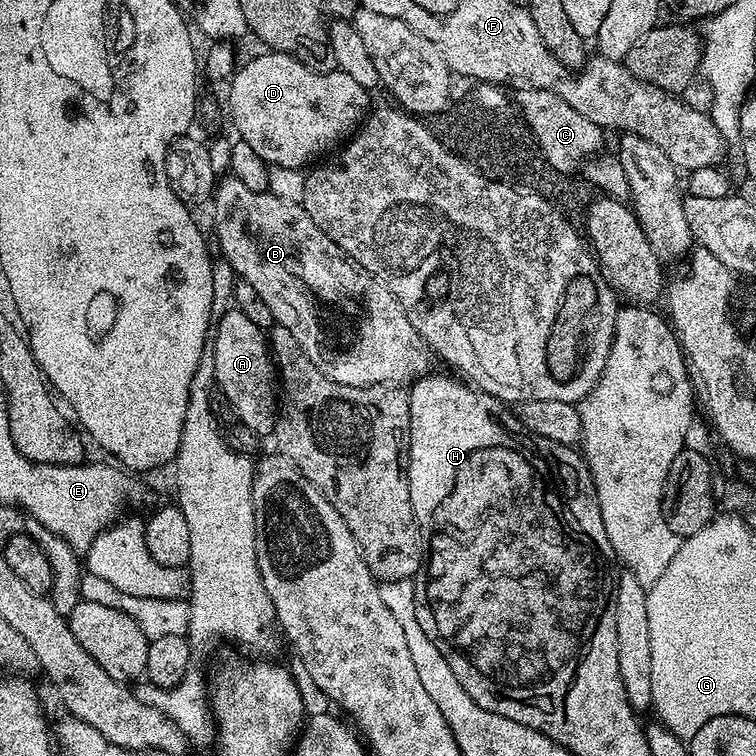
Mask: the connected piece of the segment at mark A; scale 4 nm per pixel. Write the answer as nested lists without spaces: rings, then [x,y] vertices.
[[[237,308],[227,309],[221,316],[224,317],[220,321],[215,321],[214,335],[210,340],[215,387],[228,399],[237,418],[250,431],[271,437],[276,430],[278,415],[278,376],[265,329],[254,326],[254,322]]]

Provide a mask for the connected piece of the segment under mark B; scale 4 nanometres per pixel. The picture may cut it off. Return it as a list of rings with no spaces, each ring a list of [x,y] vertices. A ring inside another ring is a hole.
[[[234,175],[225,176],[214,188],[215,199],[220,199],[221,204],[220,217],[216,220],[220,252],[237,277],[258,290],[262,302],[270,306],[273,321],[293,332],[298,345],[327,380],[363,389],[368,384],[404,386],[429,375],[434,352],[418,330],[414,330],[402,301],[384,281],[364,271],[327,234],[318,230],[303,203],[285,202],[266,190],[242,186]]]

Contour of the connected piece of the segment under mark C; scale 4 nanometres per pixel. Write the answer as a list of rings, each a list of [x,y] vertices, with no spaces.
[[[541,88],[529,91],[528,112],[526,123],[536,138],[536,142],[548,150],[551,161],[549,169],[561,174],[567,174],[581,167],[584,161],[597,155],[604,144],[605,129],[598,127],[590,118],[582,118],[570,102],[566,102],[558,94]]]

